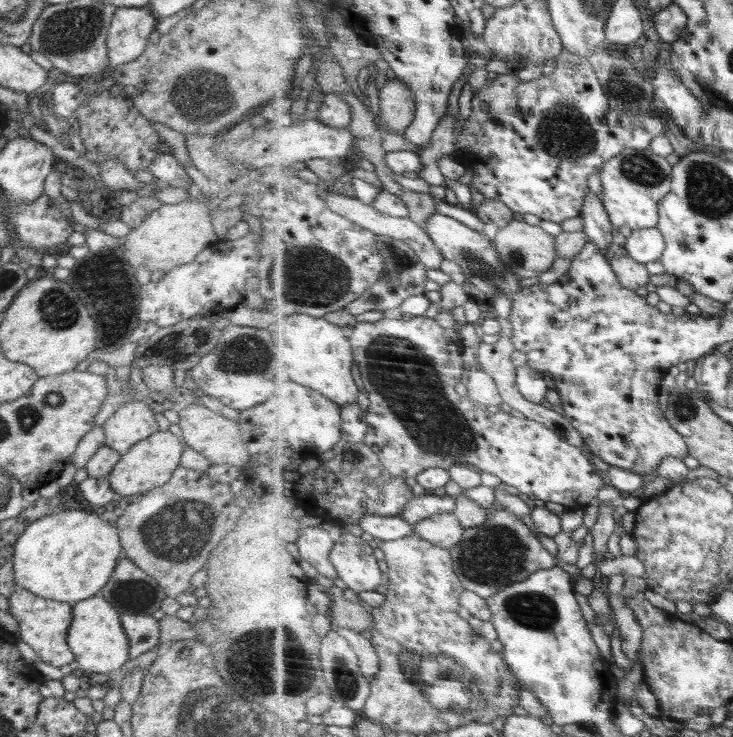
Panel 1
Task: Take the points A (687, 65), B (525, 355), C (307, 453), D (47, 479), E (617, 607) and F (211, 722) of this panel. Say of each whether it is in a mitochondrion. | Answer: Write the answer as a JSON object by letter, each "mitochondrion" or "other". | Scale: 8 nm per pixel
{"A":"other","B":"other","C":"other","D":"other","E":"other","F":"mitochondrion"}

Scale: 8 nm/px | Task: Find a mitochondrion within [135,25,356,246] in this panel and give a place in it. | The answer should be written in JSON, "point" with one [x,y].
{"point":[201,93]}

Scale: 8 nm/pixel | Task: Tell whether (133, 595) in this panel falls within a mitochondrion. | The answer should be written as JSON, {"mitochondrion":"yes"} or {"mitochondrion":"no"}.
{"mitochondrion":"yes"}

